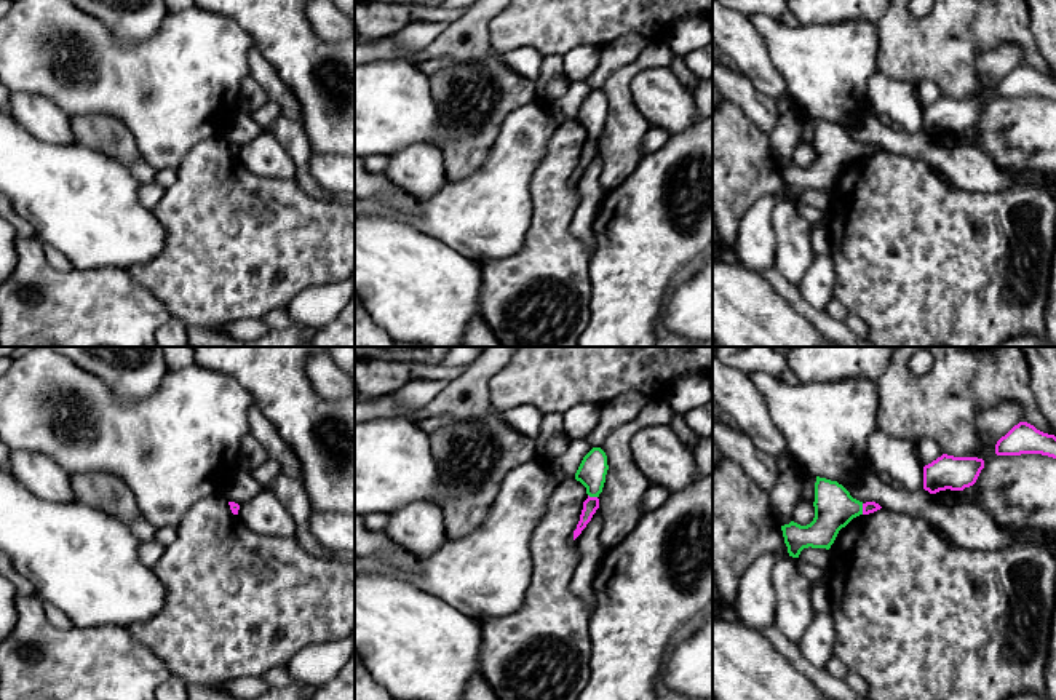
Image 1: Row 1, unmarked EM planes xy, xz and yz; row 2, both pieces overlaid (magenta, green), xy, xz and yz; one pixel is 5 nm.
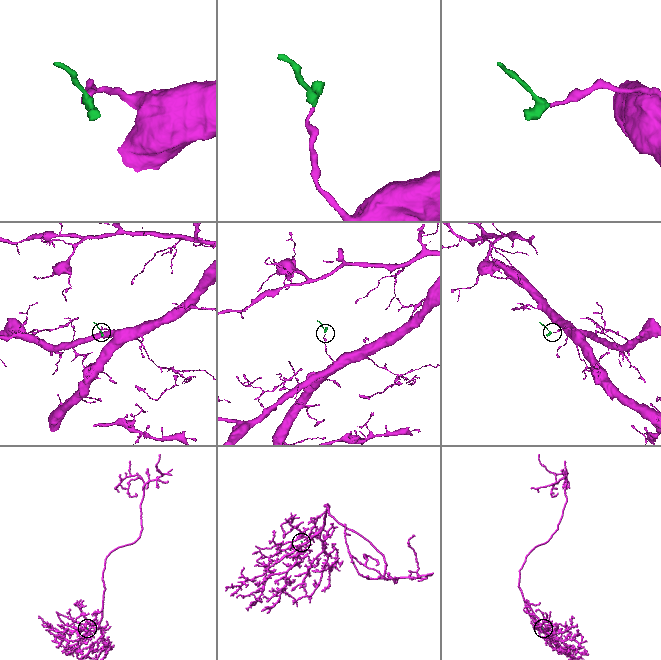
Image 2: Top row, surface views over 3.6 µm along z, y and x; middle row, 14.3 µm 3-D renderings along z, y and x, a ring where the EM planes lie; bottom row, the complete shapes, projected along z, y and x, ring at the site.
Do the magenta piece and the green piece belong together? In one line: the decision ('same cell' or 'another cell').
same cell

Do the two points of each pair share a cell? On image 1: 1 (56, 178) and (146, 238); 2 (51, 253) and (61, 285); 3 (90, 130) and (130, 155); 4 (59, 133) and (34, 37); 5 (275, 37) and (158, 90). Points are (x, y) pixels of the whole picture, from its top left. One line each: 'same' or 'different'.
1: same
2: different
3: same
4: different
5: different

